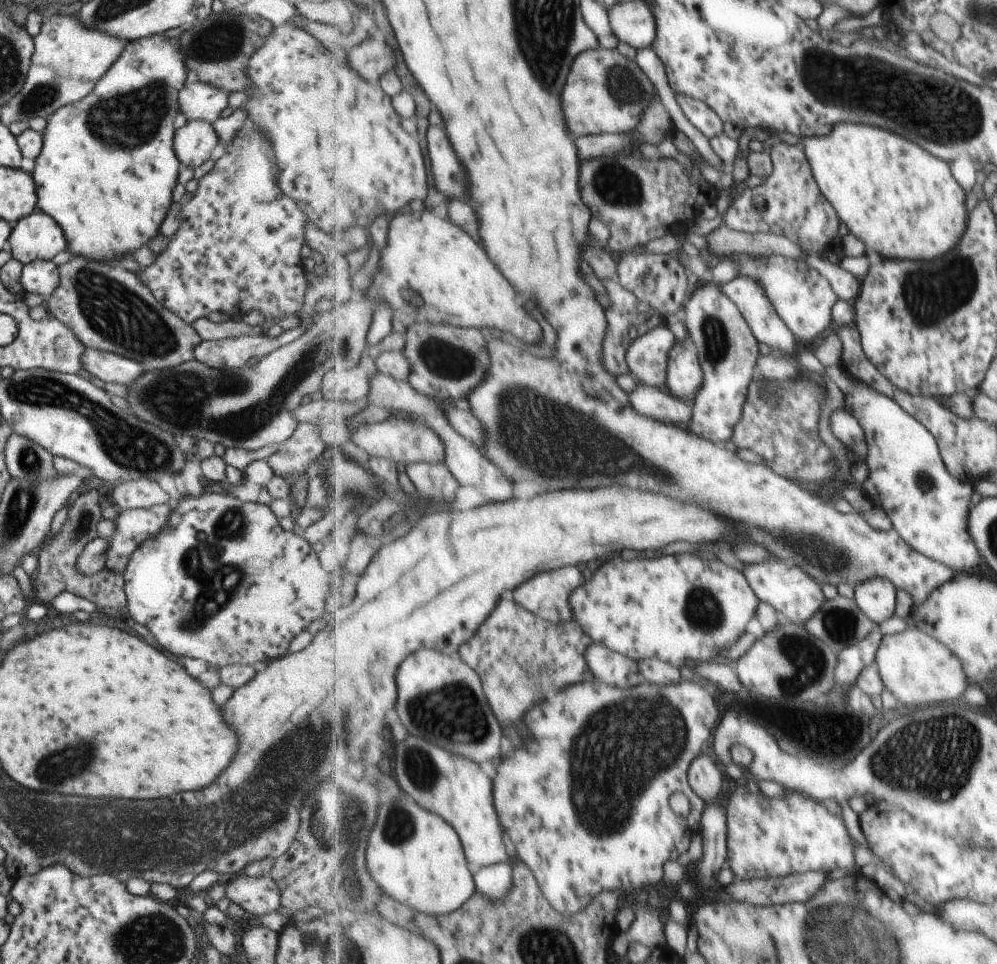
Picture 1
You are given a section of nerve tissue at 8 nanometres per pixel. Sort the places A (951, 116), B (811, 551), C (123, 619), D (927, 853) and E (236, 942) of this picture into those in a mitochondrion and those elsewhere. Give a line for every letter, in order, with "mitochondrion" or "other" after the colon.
A: mitochondrion
B: mitochondrion
C: other
D: other
E: other

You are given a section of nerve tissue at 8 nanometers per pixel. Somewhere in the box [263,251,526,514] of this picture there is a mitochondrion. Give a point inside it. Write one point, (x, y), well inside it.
(439, 357)

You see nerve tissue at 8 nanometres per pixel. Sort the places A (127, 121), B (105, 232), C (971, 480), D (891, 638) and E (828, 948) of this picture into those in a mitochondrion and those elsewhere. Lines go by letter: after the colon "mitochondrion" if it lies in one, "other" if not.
A: mitochondrion
B: other
C: other
D: other
E: mitochondrion

